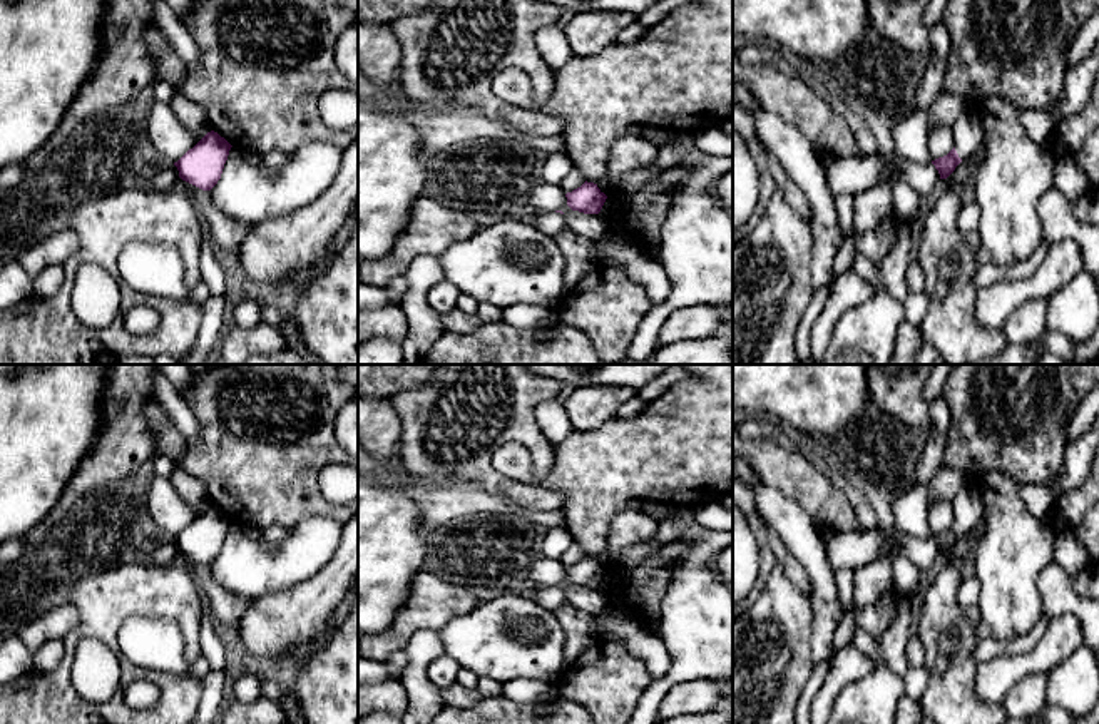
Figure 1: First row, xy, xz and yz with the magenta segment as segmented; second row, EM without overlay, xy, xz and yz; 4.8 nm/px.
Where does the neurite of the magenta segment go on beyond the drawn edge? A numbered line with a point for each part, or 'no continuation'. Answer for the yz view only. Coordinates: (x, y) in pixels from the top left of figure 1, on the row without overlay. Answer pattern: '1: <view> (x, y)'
1: yz (967, 505)

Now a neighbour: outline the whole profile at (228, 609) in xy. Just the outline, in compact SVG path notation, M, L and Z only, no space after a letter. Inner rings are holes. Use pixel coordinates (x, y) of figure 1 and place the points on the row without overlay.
M224 594L222 597L217 597L211 604L207 604L206 609L212 619L233 627L241 624L241 617L244 615L249 605L249 599L239 597L236 594Z

